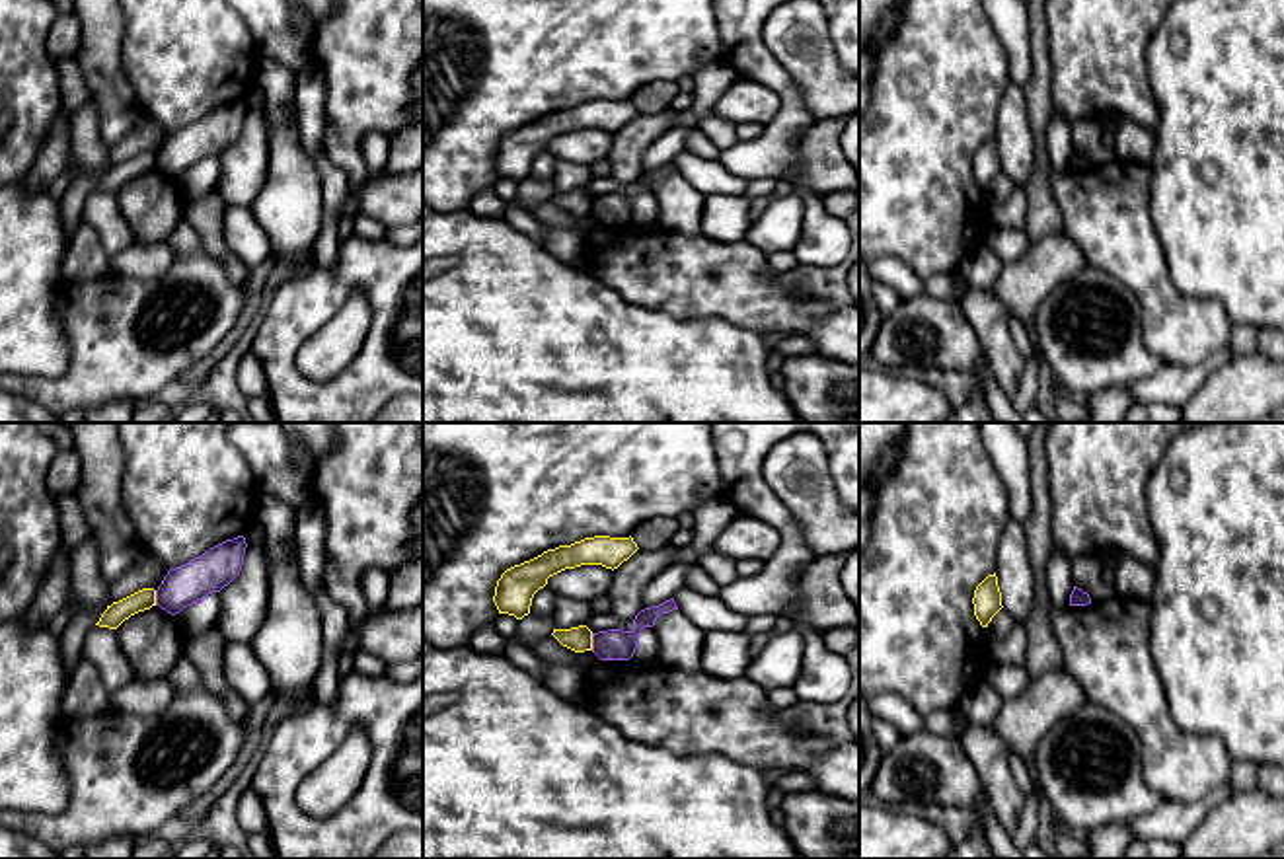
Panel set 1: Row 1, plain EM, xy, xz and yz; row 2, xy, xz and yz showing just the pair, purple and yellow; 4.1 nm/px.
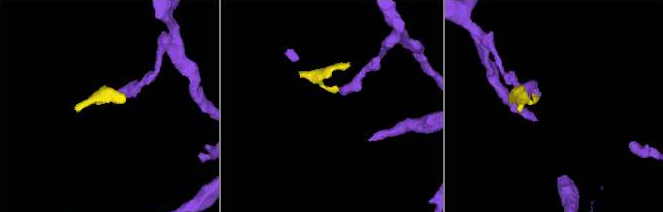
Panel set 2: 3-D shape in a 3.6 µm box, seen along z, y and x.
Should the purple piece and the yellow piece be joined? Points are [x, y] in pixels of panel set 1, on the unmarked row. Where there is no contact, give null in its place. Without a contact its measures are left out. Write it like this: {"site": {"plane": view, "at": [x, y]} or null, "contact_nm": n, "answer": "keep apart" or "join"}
{"site": {"plane": "xz", "at": [593, 205]}, "contact_nm": 70, "answer": "keep apart"}

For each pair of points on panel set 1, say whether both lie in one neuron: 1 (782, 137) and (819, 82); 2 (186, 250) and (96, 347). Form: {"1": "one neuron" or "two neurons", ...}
{"1": "two neurons", "2": "one neuron"}

